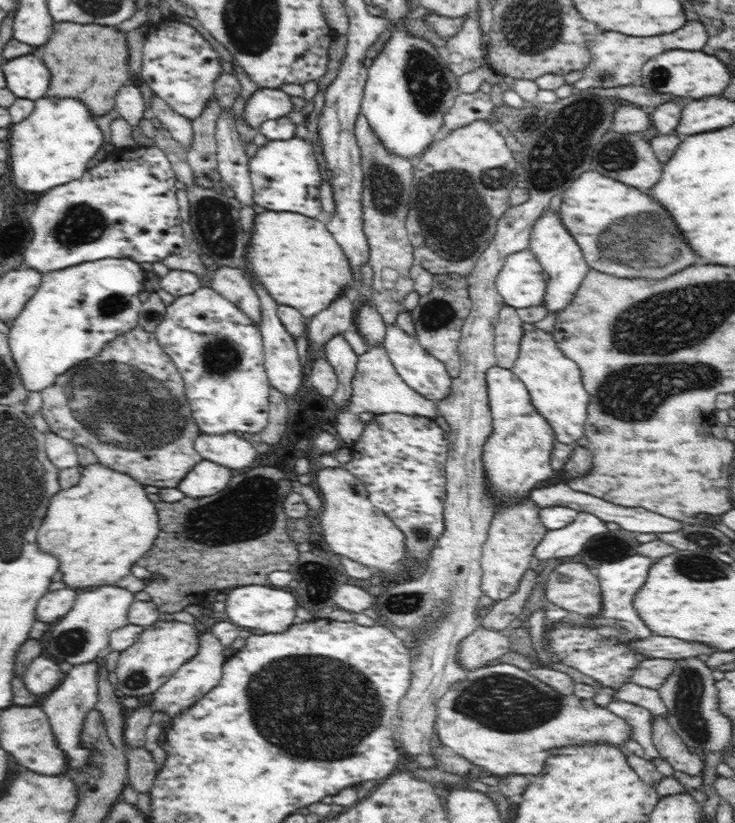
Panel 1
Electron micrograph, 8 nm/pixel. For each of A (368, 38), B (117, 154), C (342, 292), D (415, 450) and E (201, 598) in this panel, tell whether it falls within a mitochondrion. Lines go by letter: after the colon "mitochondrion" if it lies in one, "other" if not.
A: other
B: other
C: other
D: other
E: other

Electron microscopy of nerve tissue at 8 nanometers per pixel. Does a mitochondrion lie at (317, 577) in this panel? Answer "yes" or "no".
no

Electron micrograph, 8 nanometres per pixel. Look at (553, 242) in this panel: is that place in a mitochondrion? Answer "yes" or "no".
no

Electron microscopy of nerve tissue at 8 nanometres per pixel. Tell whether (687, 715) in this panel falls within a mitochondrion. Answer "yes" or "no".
yes

